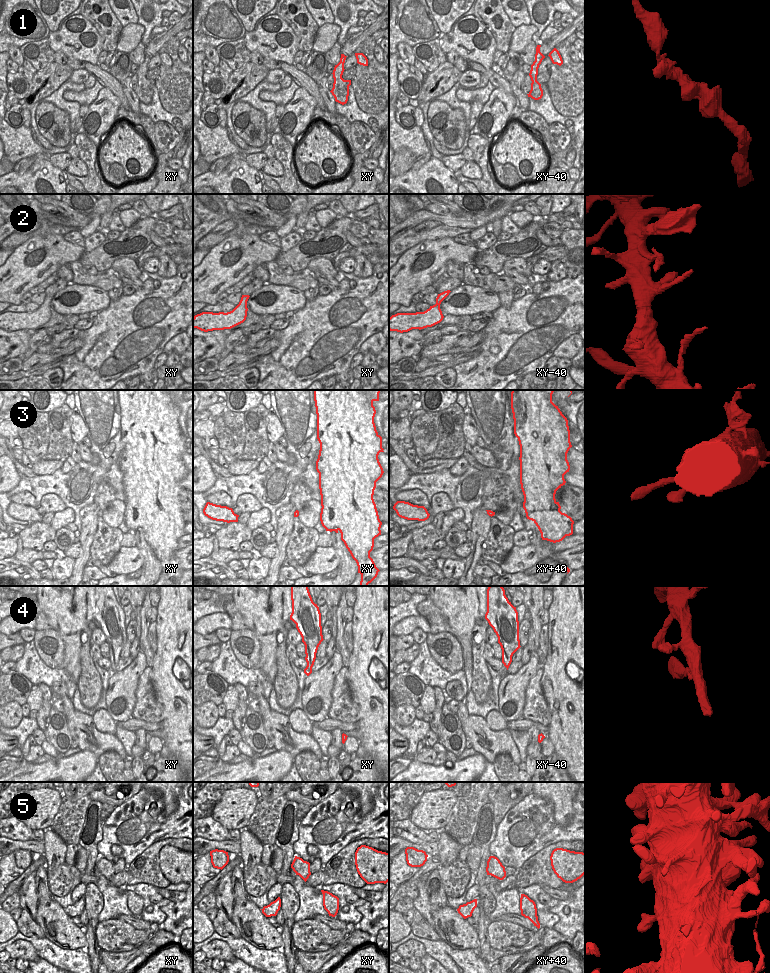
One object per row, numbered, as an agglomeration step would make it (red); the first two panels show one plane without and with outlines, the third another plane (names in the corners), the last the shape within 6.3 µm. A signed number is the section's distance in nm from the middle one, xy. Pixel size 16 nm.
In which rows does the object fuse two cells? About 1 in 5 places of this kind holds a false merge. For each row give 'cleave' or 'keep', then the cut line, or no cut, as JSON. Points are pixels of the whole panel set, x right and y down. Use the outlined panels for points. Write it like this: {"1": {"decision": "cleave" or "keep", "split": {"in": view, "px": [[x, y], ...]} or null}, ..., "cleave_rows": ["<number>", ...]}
{"1": {"decision": "keep", "split": null}, "2": {"decision": "keep", "split": null}, "3": {"decision": "keep", "split": null}, "4": {"decision": "keep", "split": null}, "5": {"decision": "keep", "split": null}, "cleave_rows": []}

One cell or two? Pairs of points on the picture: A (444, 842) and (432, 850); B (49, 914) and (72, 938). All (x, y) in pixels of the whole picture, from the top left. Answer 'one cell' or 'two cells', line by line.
A: two cells
B: one cell

